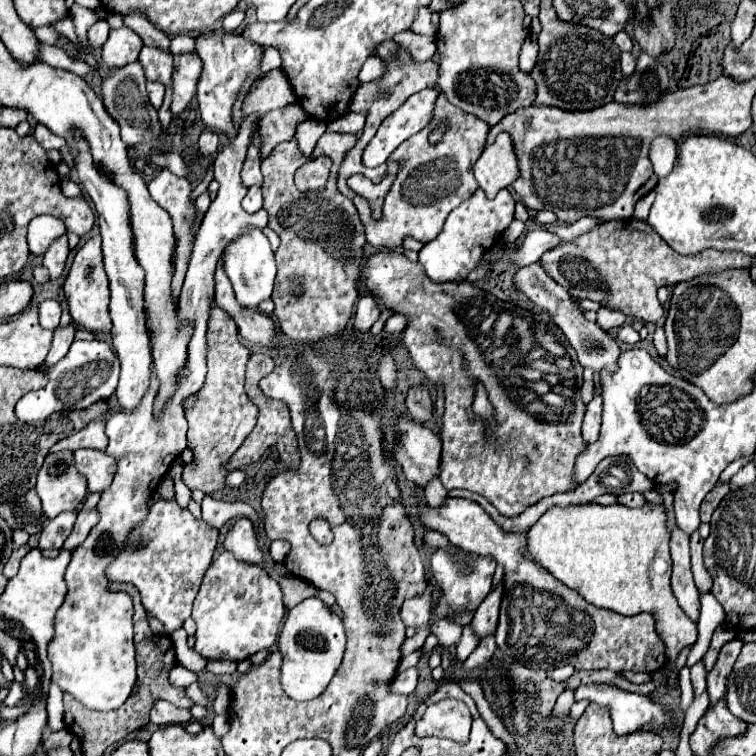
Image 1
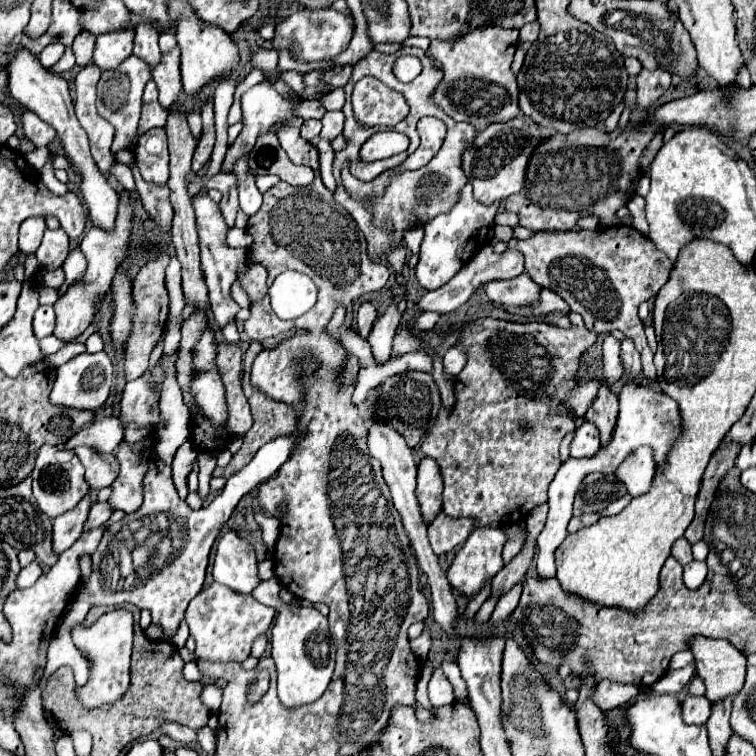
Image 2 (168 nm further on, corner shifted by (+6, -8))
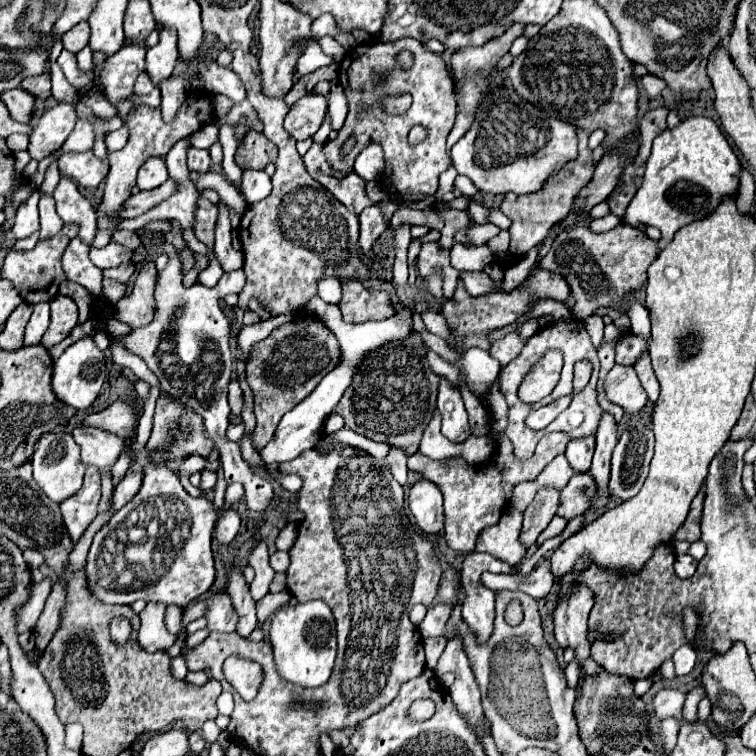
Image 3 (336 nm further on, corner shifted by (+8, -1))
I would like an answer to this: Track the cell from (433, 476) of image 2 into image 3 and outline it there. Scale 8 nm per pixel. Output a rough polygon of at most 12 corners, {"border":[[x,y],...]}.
{"border":[[420,480],[408,496],[410,510],[424,534],[444,528],[442,492]]}

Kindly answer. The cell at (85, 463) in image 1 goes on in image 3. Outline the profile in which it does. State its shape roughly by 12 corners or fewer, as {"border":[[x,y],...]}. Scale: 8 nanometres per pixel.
{"border":[[84,424],[72,430],[82,462],[110,468],[124,440]]}

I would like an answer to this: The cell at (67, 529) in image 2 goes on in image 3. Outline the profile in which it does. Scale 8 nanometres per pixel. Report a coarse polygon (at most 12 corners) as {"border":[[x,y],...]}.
{"border":[[86,468],[76,496],[60,504],[70,538],[78,542],[98,514],[100,470]]}

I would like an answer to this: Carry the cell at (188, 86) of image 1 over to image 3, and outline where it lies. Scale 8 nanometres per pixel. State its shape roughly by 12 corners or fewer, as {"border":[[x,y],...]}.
{"border":[[162,28],[146,54],[154,84],[168,78],[178,60],[176,30]]}

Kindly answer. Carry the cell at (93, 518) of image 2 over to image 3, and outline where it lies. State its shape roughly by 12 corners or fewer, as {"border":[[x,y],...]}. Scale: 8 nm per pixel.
{"border":[[128,470],[114,492],[114,510],[124,508],[142,484],[142,470]]}

